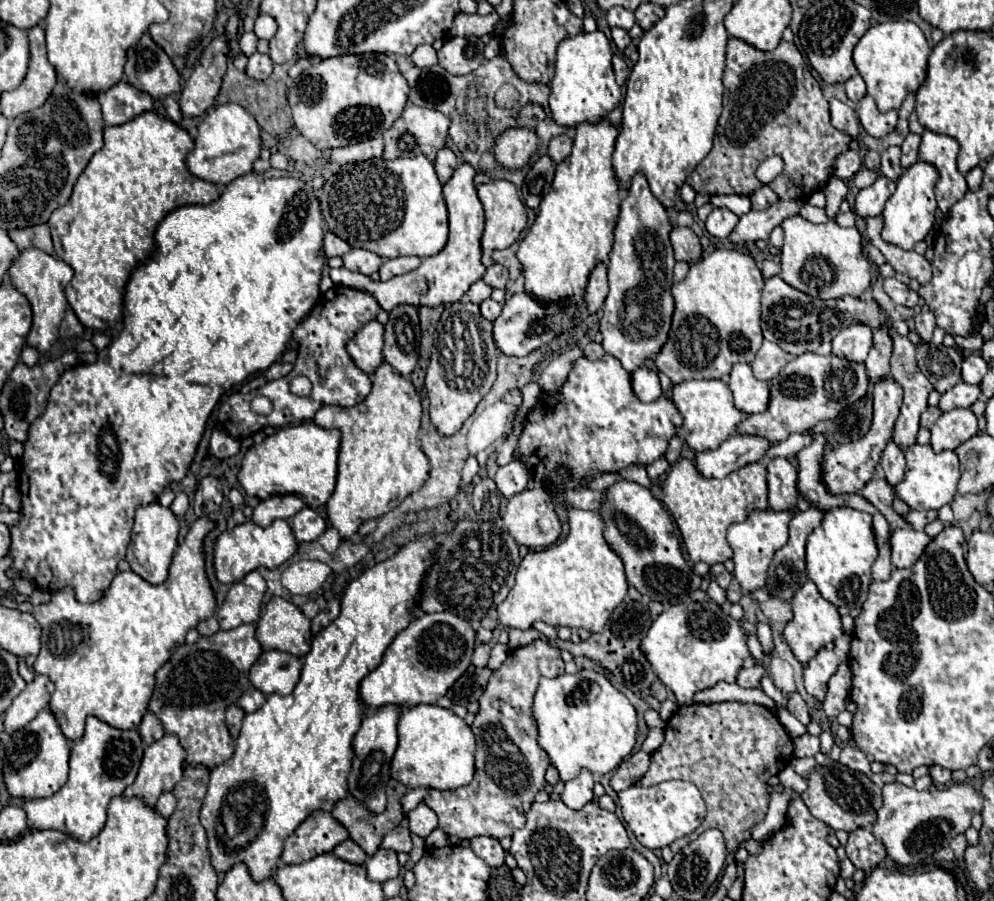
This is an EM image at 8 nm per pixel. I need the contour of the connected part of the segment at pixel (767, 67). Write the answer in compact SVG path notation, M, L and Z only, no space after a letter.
M730 38L724 68L724 110L718 120L718 130L710 154L696 166L696 170L686 178L700 194L742 194L750 196L764 184L756 178L756 168L770 156L780 156L784 170L776 176L768 188L772 188L780 200L808 200L816 190L824 190L828 184L836 158L848 150L852 138L846 132L836 130L830 124L828 100L820 92L820 84L810 74L808 64L794 42L780 42L772 52L760 52L742 40Z

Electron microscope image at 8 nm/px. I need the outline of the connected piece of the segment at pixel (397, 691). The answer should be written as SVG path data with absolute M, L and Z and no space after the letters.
M450 612L416 614L414 620L392 640L380 666L360 682L362 704L372 710L388 704L400 708L436 704L470 666L476 646L474 642L476 632L468 620L460 620Z

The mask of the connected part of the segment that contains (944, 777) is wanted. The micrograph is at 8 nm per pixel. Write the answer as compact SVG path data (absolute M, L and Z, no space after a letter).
M932 766L932 768L930 768L930 776L932 776L932 780L934 780L936 784L948 784L948 782L952 780L950 774L952 774L950 770L940 768L940 766Z

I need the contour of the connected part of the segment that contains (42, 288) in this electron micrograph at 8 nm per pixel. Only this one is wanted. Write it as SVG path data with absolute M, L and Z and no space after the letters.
M32 248L32 250L20 252L20 256L14 260L12 268L8 270L8 276L10 276L10 282L14 284L14 288L20 290L28 298L32 312L34 312L34 322L32 322L26 344L30 348L36 348L40 354L46 354L50 350L50 346L54 344L54 340L58 338L58 328L60 328L60 322L68 308L64 288L70 284L74 272L66 262L60 262L56 256L50 256L38 248Z

